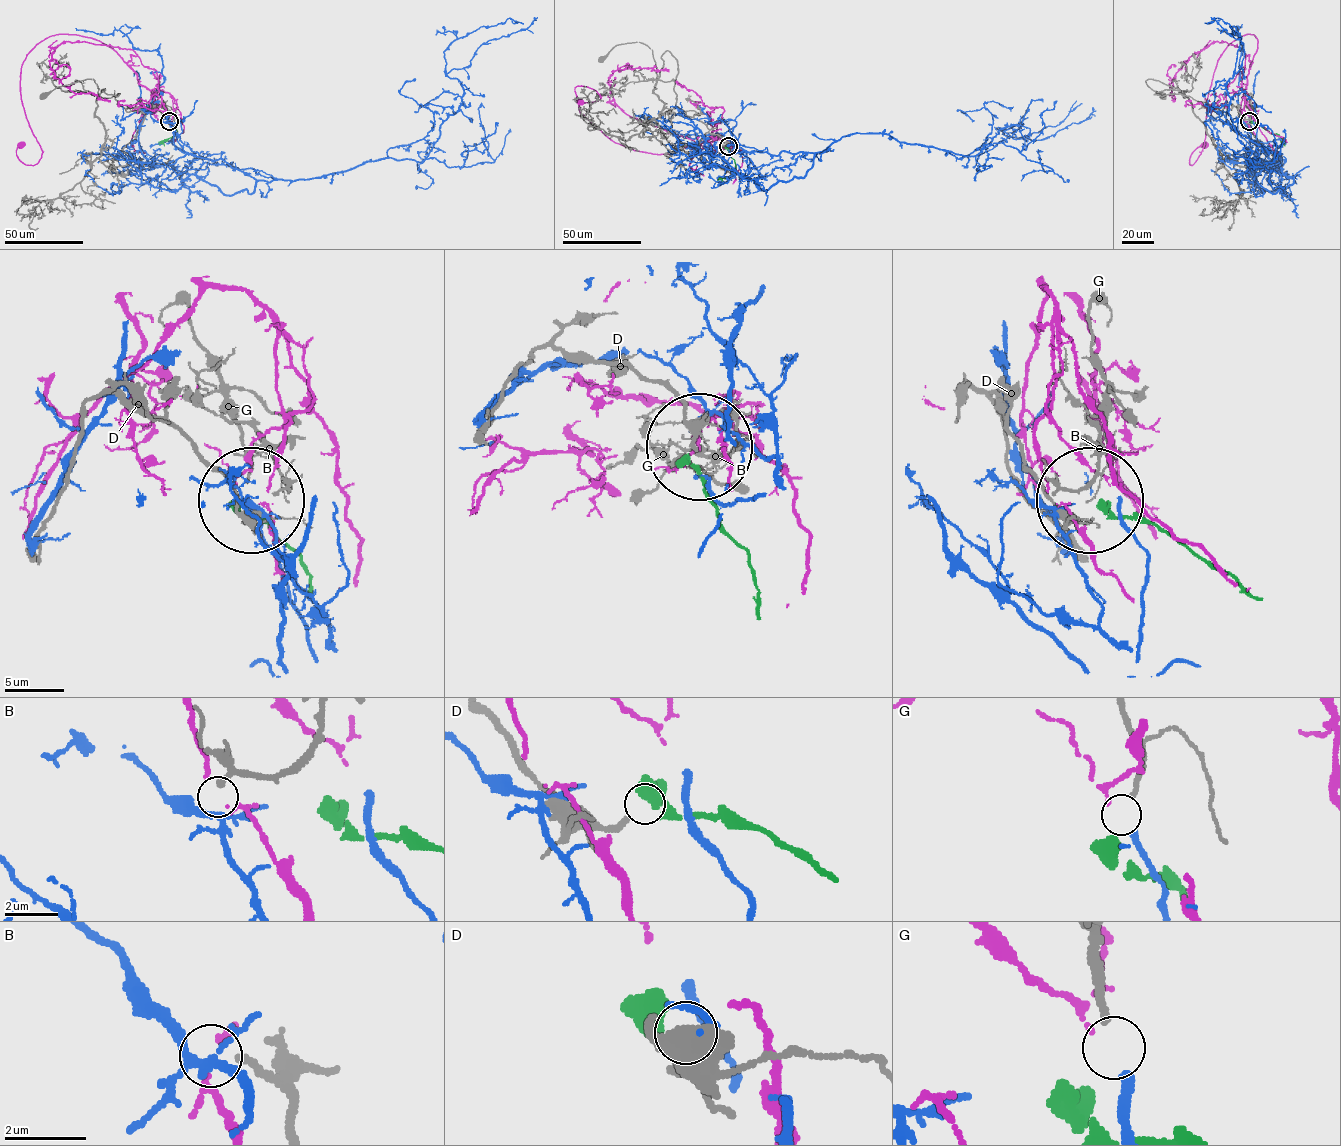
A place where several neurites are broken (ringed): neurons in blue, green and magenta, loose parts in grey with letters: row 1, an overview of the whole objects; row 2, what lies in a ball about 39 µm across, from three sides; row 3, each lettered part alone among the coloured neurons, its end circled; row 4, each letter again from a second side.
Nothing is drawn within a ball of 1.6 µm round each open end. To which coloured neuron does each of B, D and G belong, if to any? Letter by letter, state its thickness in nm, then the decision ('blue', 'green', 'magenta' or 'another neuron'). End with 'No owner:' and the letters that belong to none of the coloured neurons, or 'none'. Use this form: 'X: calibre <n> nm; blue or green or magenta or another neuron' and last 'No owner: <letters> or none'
B: calibre 180 nm; another neuron
D: calibre 280 nm; green
G: calibre 200 nm; blue
No owner: B

